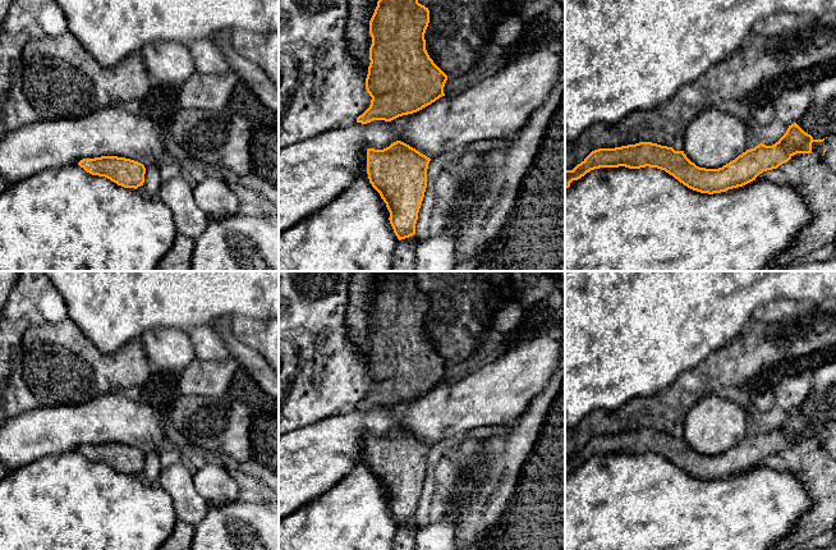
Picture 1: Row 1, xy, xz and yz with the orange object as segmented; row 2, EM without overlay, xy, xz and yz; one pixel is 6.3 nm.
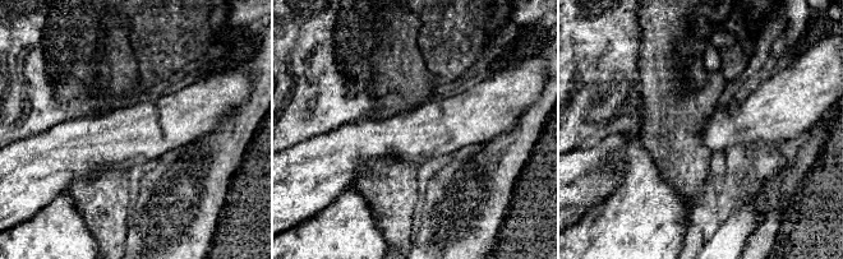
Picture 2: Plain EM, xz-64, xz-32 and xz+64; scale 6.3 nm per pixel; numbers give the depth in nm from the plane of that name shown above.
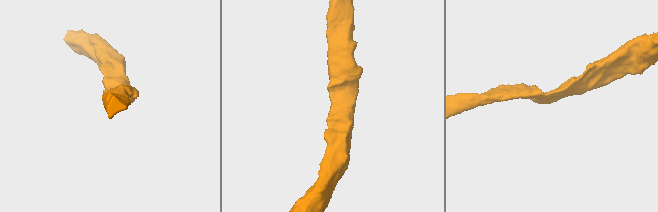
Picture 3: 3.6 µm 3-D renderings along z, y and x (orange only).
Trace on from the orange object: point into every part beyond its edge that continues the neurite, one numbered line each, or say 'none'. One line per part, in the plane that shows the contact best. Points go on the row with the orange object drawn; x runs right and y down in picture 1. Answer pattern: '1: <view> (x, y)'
none

